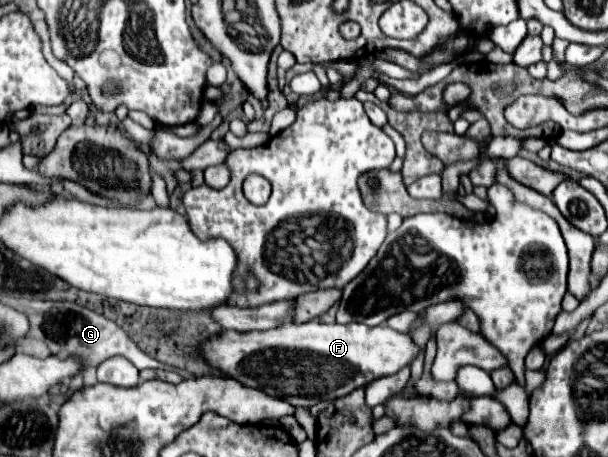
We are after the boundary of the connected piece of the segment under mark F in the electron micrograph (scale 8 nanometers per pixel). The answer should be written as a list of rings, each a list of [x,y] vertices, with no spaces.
[[[304,322],[304,324],[284,324],[272,330],[252,330],[252,332],[236,332],[226,330],[216,338],[210,338],[202,346],[202,354],[210,366],[228,372],[234,380],[244,386],[258,388],[270,396],[278,396],[292,406],[312,406],[328,398],[342,398],[356,388],[370,384],[376,378],[392,376],[400,372],[404,366],[412,366],[418,354],[424,348],[418,346],[410,334],[398,332],[386,324],[380,326],[364,326],[358,322],[352,324],[322,324],[322,322]]]

